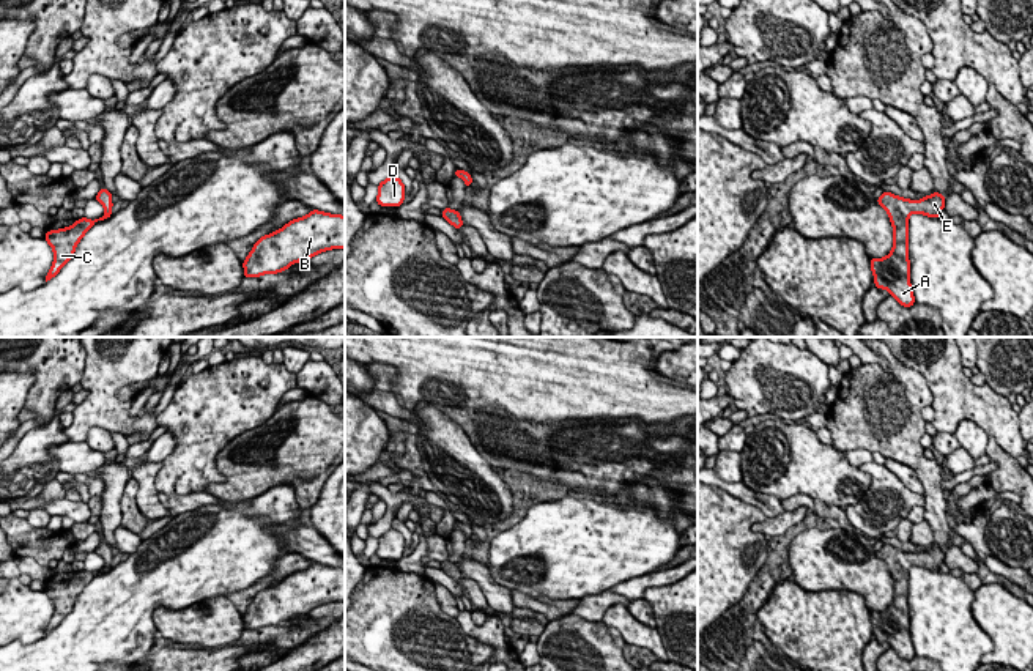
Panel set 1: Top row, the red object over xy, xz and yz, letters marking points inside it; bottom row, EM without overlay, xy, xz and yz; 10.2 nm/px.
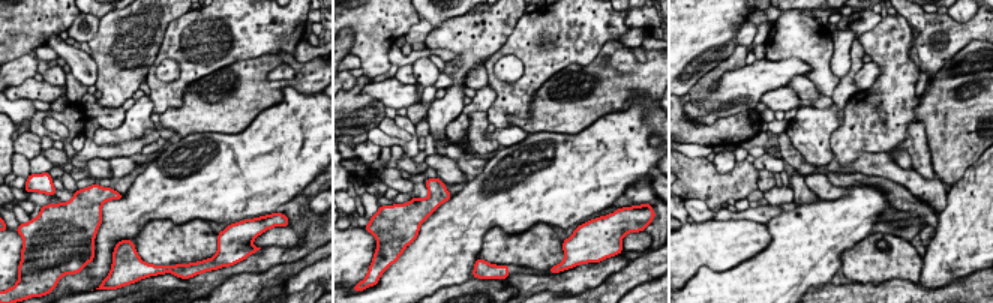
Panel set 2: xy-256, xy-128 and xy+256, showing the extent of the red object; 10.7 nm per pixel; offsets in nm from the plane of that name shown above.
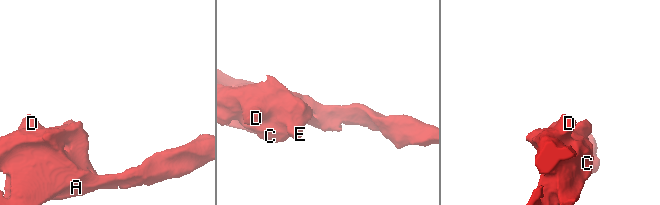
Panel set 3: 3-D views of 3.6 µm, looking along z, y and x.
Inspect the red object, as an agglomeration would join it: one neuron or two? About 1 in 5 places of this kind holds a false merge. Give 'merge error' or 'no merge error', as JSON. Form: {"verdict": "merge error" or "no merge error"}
{"verdict": "no merge error"}

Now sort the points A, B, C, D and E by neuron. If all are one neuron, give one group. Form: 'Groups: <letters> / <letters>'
Groups: A B C D E

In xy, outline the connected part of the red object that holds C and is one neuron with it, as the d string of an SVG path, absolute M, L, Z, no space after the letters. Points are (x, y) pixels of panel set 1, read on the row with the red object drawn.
M102 187L96 198L106 209L106 214L99 219L90 221L82 217L76 221L71 227L60 230L47 230L44 239L54 249L54 263L46 276L46 282L50 280L58 271L72 258L74 250L83 235L98 222L109 219L112 216L112 194Z

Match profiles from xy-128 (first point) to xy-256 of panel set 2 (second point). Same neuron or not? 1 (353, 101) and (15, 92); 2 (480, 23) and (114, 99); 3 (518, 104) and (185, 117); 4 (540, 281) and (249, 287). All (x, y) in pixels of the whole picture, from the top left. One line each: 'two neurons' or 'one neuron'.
1: two neurons
2: one neuron
3: two neurons
4: two neurons

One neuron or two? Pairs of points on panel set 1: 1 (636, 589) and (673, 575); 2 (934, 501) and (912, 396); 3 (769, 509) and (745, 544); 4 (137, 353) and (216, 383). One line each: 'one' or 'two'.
1: one
2: one
3: two
4: two

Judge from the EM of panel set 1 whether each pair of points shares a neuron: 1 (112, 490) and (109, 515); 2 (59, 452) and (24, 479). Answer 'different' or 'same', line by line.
1: same
2: different

